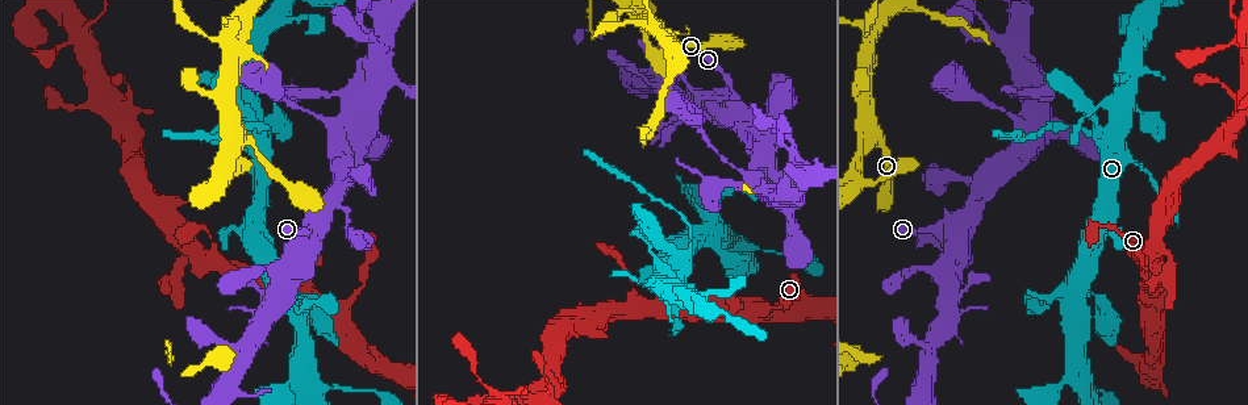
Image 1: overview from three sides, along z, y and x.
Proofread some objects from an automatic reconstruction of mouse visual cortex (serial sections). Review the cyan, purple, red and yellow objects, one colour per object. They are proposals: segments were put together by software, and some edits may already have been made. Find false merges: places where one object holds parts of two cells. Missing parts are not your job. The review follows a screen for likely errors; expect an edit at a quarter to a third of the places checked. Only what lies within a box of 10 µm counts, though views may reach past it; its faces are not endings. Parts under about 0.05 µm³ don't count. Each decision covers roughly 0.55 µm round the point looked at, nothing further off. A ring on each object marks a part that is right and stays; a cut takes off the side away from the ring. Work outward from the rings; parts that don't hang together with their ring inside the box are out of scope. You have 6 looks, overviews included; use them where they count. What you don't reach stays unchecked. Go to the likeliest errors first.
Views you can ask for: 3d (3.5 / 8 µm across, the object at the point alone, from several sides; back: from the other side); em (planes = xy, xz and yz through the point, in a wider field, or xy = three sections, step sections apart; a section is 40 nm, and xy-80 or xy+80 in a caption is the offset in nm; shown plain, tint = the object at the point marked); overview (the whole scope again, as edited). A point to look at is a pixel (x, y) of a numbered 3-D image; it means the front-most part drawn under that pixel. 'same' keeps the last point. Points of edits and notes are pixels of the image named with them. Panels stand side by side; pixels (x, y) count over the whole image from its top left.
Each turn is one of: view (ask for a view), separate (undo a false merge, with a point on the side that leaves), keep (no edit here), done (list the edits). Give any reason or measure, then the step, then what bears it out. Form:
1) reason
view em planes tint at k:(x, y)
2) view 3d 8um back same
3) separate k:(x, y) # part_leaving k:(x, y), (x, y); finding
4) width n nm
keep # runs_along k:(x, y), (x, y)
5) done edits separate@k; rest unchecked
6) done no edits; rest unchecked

sudden change in width
view 3d 3.5um at 1:(692, 243)

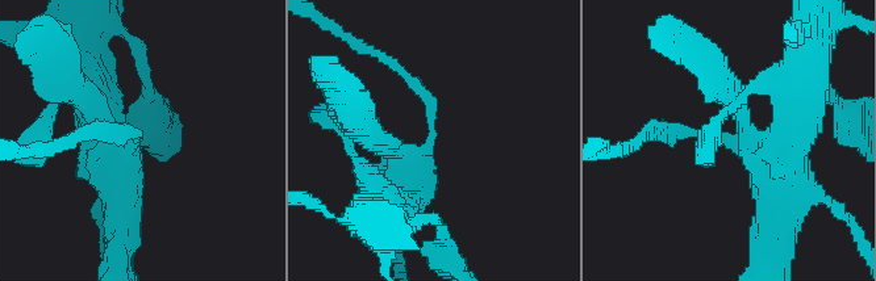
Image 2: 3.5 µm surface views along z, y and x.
now the EM
view em xy step 5 tint at 2:(433, 139)

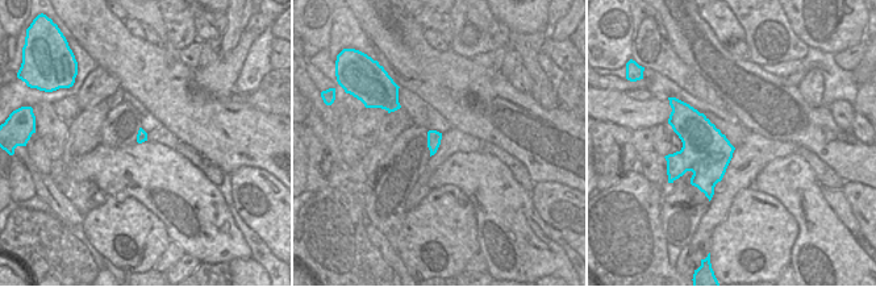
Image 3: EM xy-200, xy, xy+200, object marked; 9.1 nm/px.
cut it another way
view em planes tint same

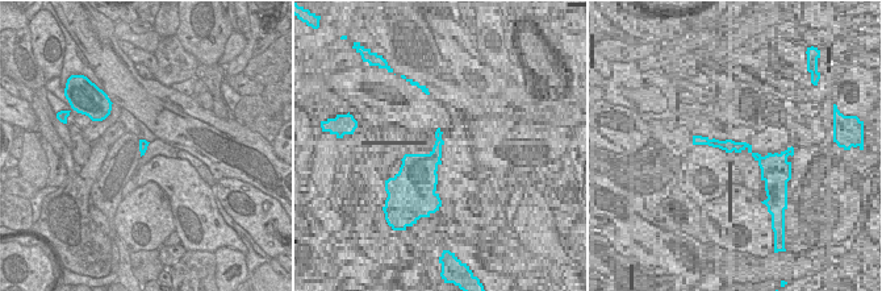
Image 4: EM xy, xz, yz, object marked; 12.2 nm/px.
separate 2:(391, 62) # part_leaving 2:(426, 97), (393, 63), (325, 24); two cells meet here

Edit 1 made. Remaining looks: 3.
abrupt turn
view 3d 3.5um at 1:(236, 150)

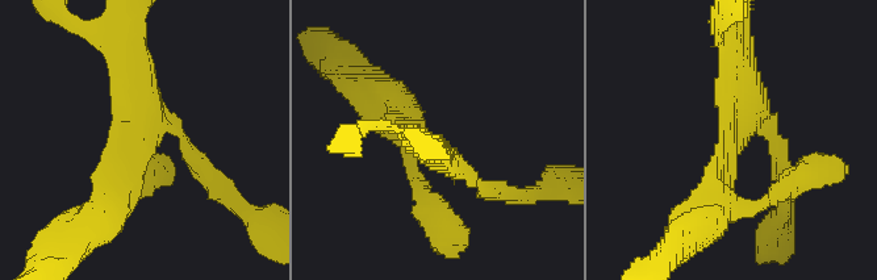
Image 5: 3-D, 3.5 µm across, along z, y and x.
view em planes tint at 5:(736, 138)

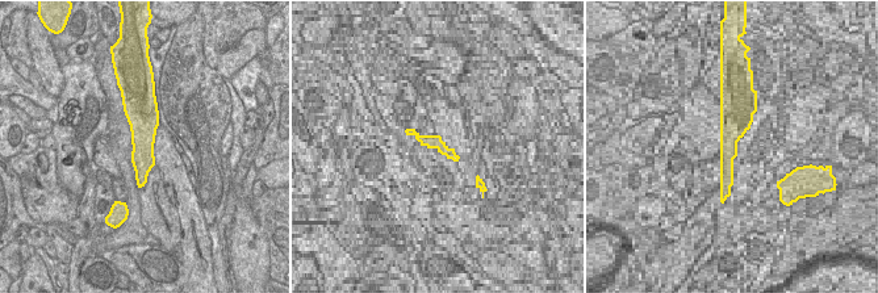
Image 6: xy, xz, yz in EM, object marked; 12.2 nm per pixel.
keep # runs_along 5:(488, 192), (437, 142), (404, 122); one cell here

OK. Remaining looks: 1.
done edits separate@2; rest unchecked

